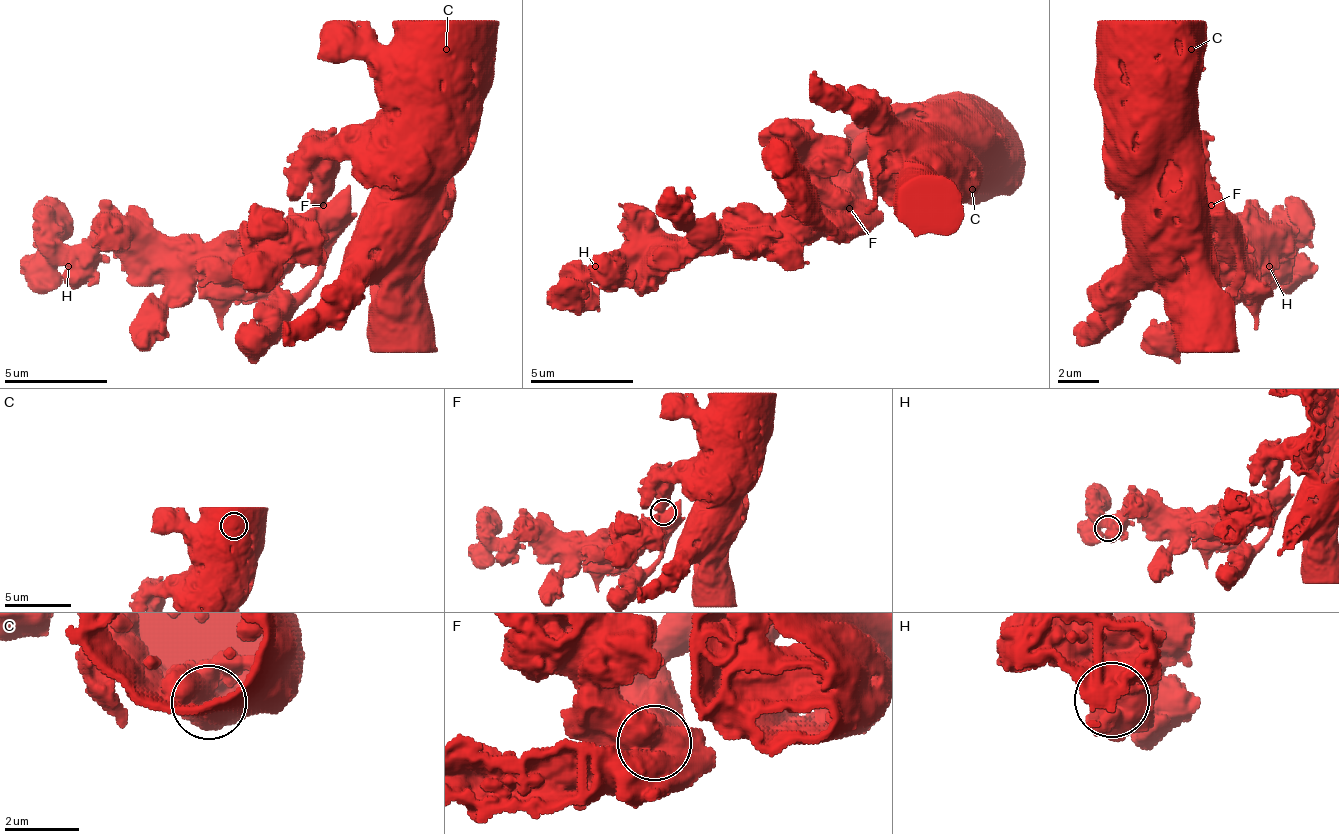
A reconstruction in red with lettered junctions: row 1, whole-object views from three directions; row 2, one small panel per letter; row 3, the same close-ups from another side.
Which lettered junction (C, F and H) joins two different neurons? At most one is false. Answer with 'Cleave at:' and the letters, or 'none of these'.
Cleave at: F

